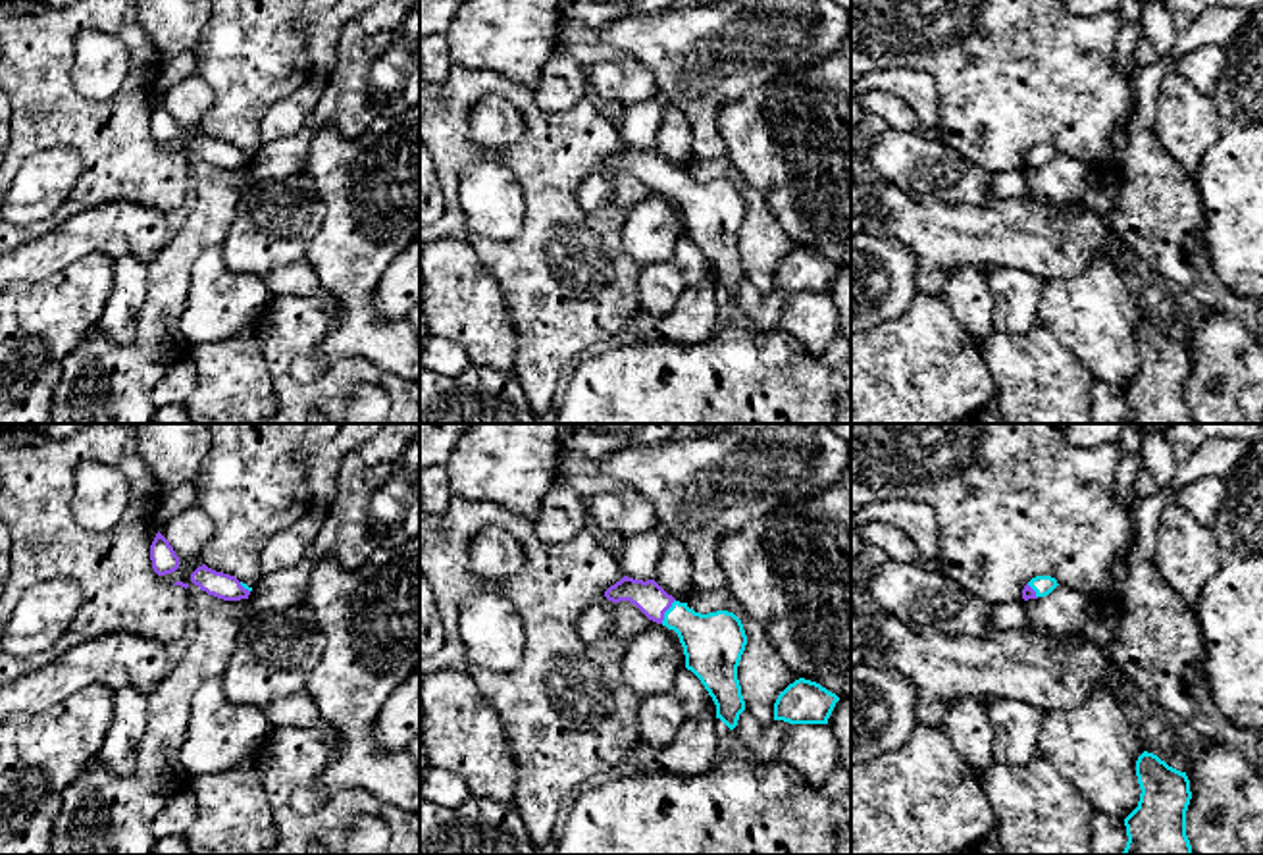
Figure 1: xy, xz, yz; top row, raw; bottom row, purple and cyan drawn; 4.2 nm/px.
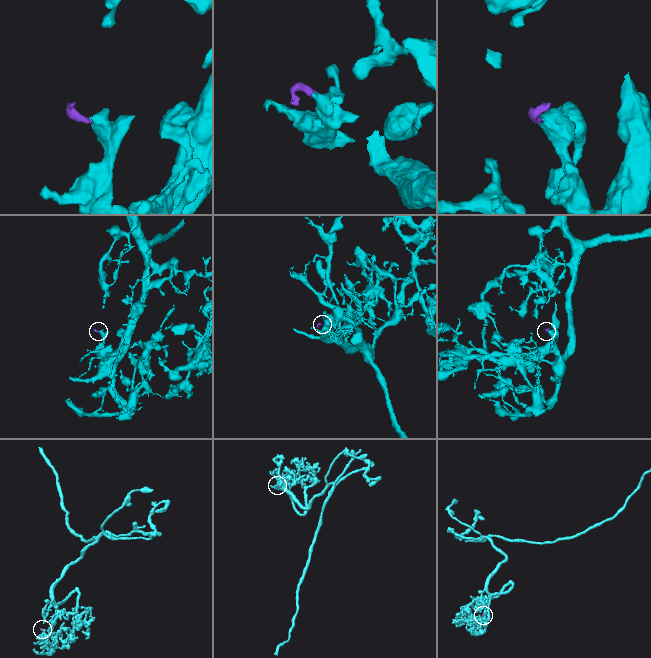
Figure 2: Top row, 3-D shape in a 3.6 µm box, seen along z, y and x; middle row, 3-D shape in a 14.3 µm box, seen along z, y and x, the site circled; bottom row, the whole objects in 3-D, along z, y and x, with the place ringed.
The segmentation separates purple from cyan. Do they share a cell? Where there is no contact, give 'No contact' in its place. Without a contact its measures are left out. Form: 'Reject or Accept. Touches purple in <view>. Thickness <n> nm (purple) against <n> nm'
Accept. Touches purple in xz. Thickness 140 nm (purple) against 260 nm

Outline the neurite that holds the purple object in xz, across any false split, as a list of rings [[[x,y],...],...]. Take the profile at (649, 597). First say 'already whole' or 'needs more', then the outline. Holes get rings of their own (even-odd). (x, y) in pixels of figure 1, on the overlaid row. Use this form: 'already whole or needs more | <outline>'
needs more | [[[624,576],[605,591],[612,603],[630,601],[649,620],[674,630],[691,670],[716,705],[716,718],[730,730],[745,711],[737,666],[747,645],[741,620],[728,610],[695,612],[687,603],[676,601],[655,580]]]

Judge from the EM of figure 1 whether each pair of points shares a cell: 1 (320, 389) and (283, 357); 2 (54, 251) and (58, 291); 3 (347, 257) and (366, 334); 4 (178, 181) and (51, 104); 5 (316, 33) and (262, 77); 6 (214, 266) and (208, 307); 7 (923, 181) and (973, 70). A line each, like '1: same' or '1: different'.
1: same
2: different
3: same
4: same
5: different
6: same
7: different

